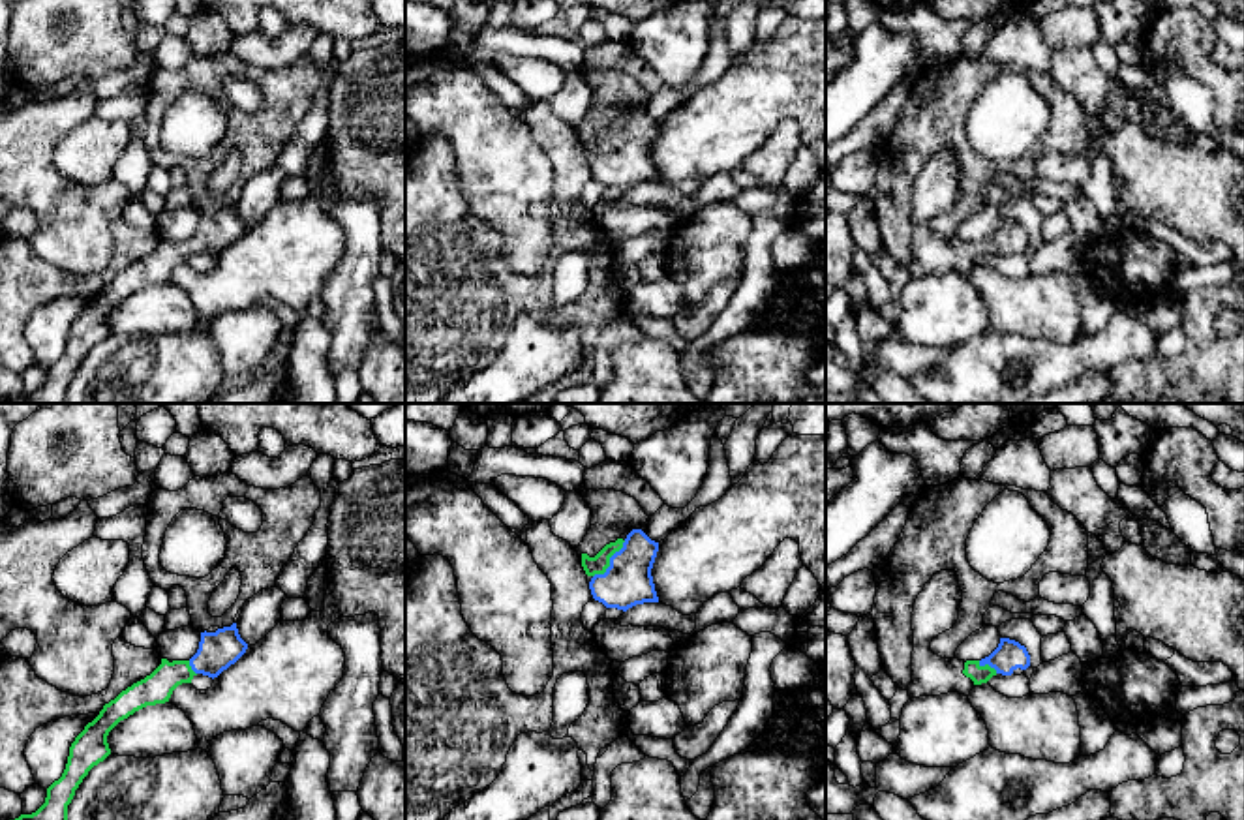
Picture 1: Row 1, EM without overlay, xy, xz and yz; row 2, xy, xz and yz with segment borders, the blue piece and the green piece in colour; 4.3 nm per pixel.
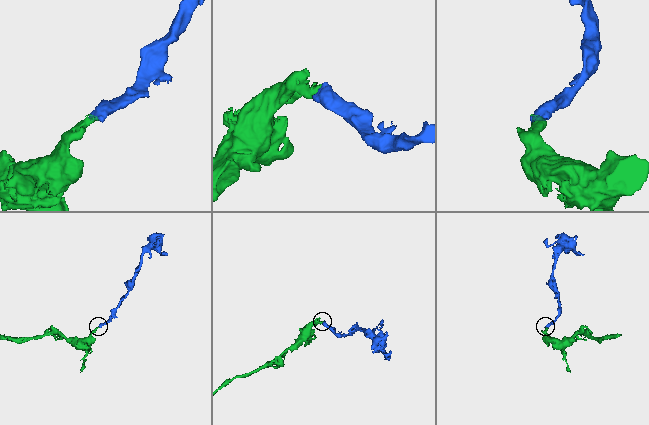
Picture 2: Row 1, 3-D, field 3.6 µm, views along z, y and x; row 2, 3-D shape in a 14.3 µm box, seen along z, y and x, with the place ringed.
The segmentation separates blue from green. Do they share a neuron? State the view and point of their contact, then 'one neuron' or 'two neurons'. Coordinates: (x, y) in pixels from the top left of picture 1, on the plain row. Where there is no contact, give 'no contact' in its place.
xz (610, 141) | one neuron

